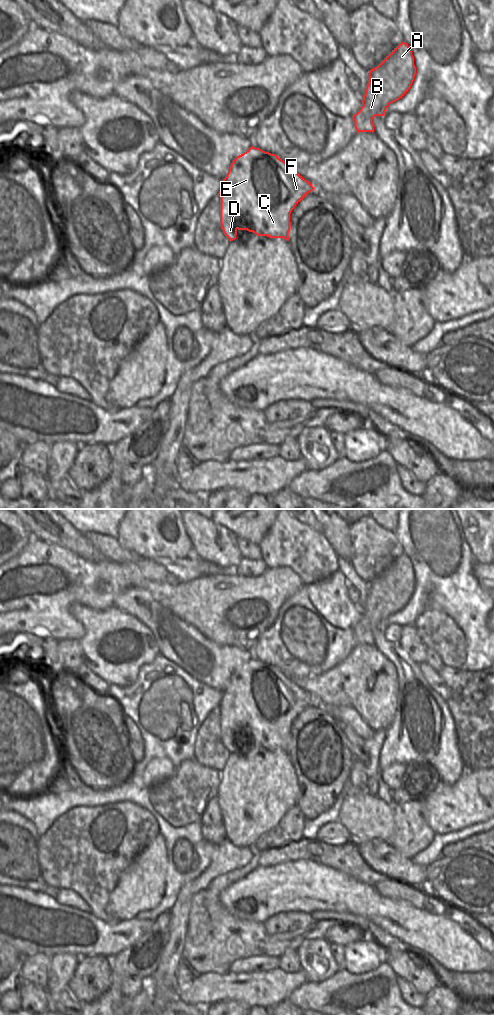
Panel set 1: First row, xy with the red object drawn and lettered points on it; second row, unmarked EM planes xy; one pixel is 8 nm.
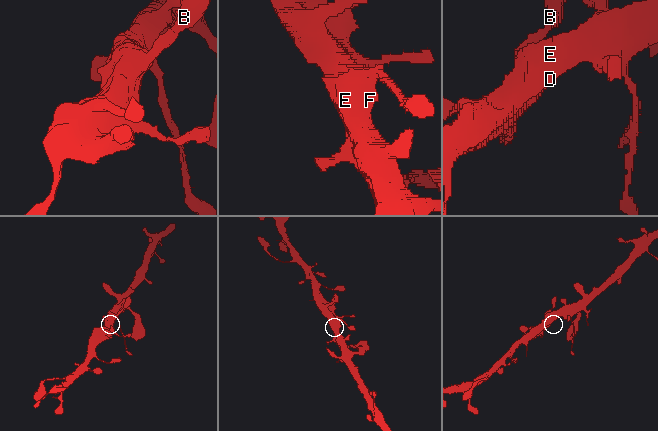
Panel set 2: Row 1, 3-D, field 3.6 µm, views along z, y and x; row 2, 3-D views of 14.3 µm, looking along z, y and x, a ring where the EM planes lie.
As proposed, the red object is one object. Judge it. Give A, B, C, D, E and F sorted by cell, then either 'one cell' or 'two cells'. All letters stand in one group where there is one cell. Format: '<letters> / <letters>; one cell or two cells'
A B C D E F; one cell

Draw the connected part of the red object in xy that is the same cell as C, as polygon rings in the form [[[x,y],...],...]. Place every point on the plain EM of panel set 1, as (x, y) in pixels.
[[[251,658],[231,675],[220,709],[220,739],[231,754],[238,742],[288,753],[290,725],[314,699],[275,666]]]

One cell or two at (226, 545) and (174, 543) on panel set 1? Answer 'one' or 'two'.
two

